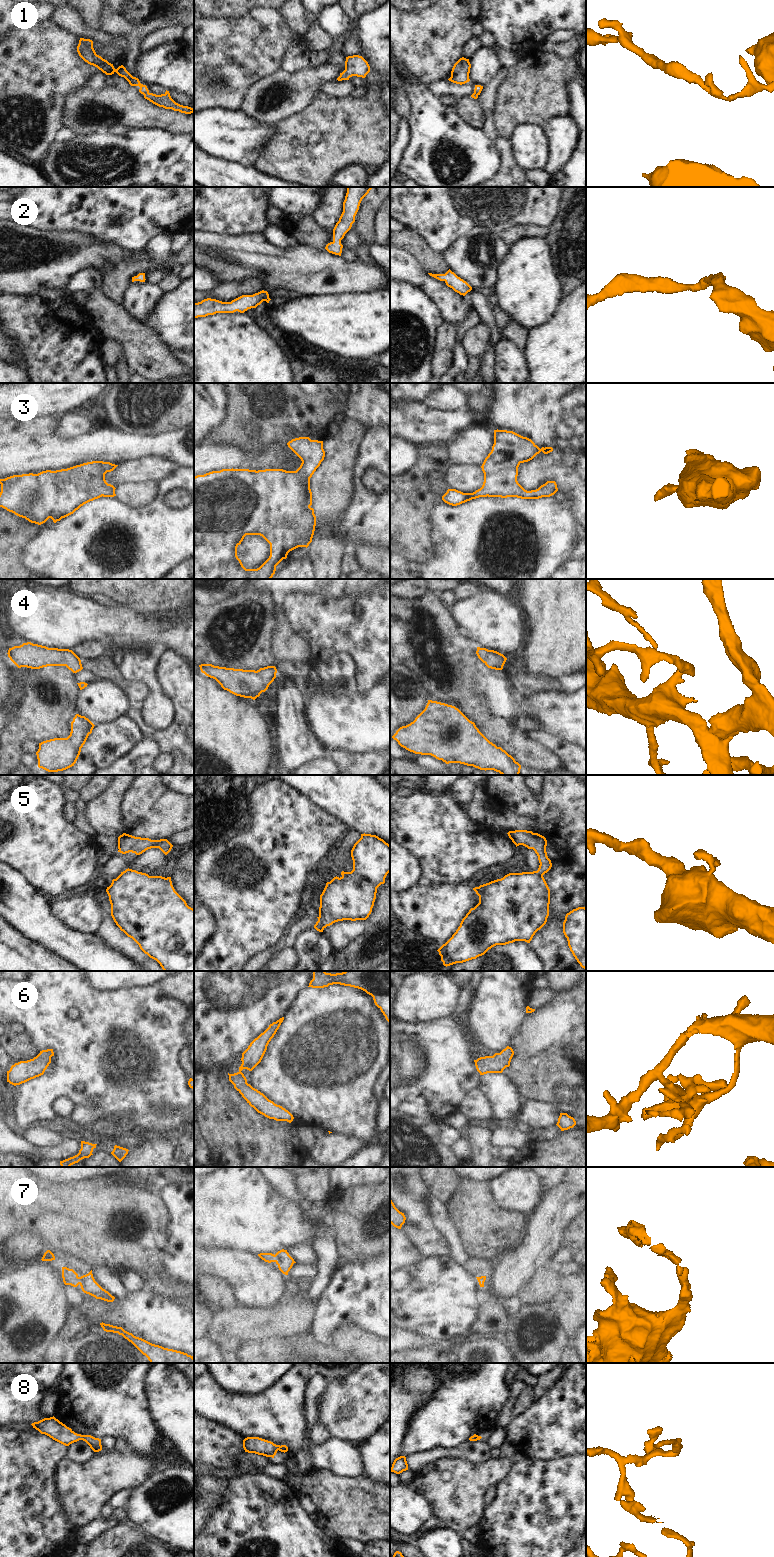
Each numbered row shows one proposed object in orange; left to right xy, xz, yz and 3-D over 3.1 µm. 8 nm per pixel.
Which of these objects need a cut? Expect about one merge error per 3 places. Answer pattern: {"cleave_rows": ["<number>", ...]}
{"cleave_rows": ["5"]}

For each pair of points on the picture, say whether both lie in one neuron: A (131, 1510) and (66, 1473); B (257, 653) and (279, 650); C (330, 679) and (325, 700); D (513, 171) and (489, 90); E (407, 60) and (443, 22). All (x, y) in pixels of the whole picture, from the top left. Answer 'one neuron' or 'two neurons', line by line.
A: two neurons
B: two neurons
C: two neurons
D: one neuron
E: one neuron

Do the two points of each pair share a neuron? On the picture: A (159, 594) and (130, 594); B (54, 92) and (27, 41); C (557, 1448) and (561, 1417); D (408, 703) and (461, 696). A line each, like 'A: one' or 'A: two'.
A: one
B: one
C: one
D: two

